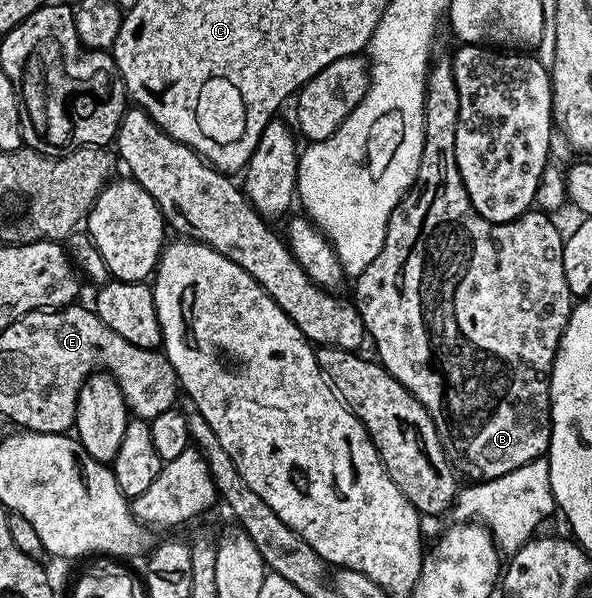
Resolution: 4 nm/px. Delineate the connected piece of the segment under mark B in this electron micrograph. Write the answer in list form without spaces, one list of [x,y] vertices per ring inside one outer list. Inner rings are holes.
[[[437,58],[435,62],[428,68],[428,80],[426,81],[426,89],[424,90],[424,148],[422,149],[422,157],[418,165],[418,173],[416,180],[412,183],[412,188],[406,192],[400,203],[394,209],[394,213],[388,222],[386,229],[386,237],[382,249],[378,253],[378,257],[374,257],[374,261],[370,261],[370,265],[366,265],[366,269],[361,275],[355,276],[356,283],[356,299],[354,298],[354,306],[357,313],[362,317],[364,329],[370,343],[376,346],[374,352],[375,358],[383,365],[399,383],[409,391],[412,396],[420,402],[426,409],[426,413],[430,413],[430,417],[434,421],[434,429],[438,431],[438,441],[442,441],[442,449],[446,453],[446,457],[451,461],[453,468],[461,476],[464,475],[468,481],[483,481],[493,479],[494,477],[502,477],[502,473],[510,473],[510,469],[518,469],[522,465],[526,465],[530,461],[547,456],[548,446],[550,445],[550,437],[552,436],[552,363],[556,360],[556,351],[560,348],[560,338],[568,324],[568,318],[574,306],[574,297],[570,293],[570,285],[566,285],[566,273],[562,269],[562,249],[564,248],[565,236],[560,235],[558,228],[552,224],[553,216],[539,209],[529,209],[523,215],[516,219],[511,219],[509,223],[491,223],[486,217],[482,217],[474,209],[474,205],[470,201],[470,197],[466,193],[466,185],[462,181],[462,177],[458,173],[458,161],[456,160],[456,134],[458,133],[458,87],[454,85],[454,69],[452,68],[451,58]]]

